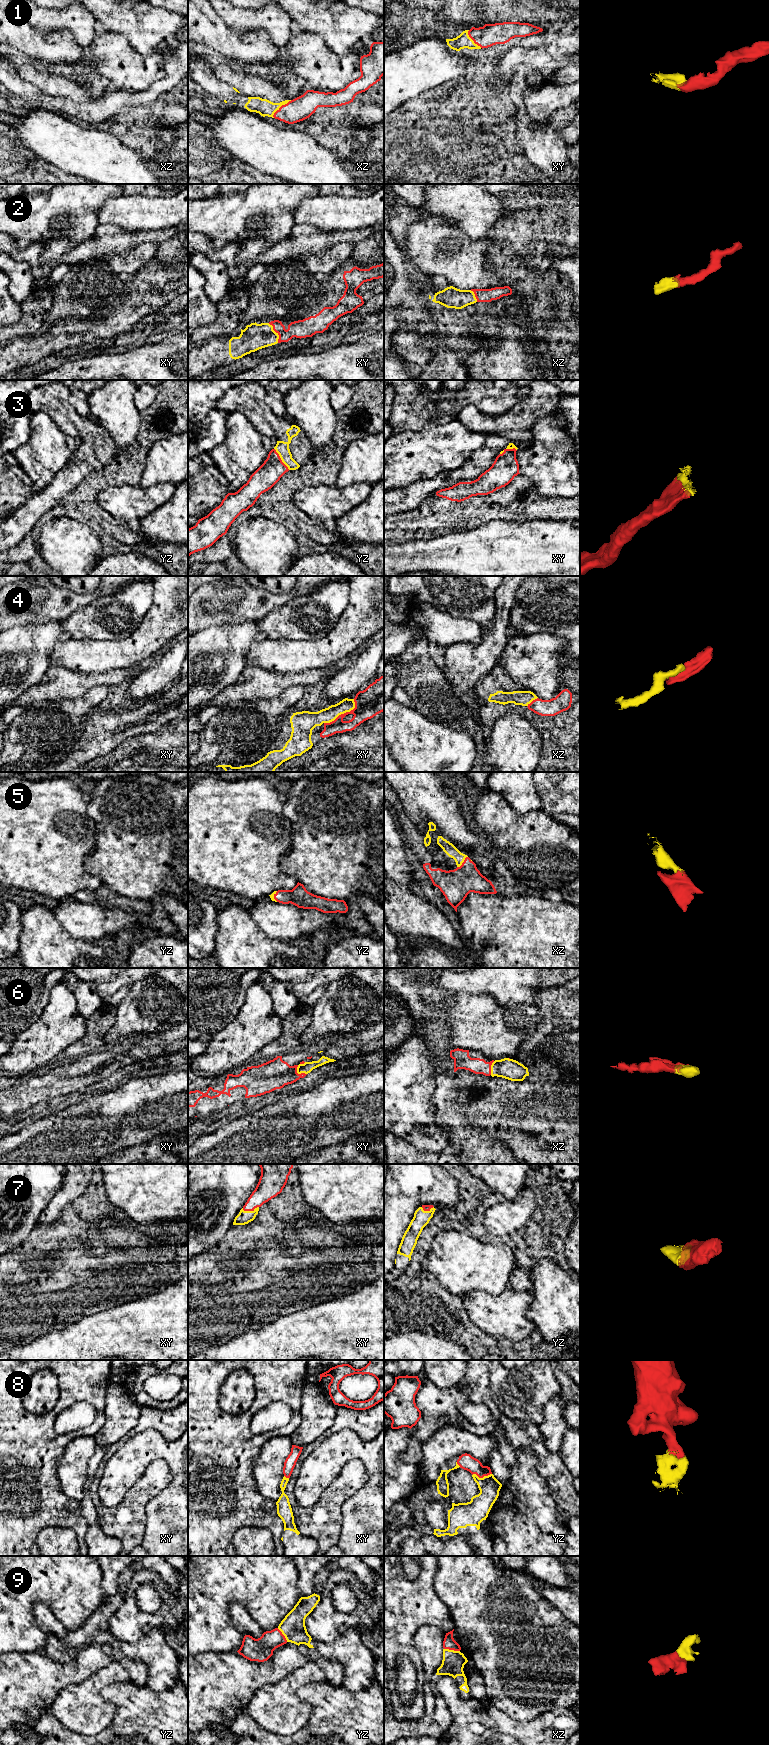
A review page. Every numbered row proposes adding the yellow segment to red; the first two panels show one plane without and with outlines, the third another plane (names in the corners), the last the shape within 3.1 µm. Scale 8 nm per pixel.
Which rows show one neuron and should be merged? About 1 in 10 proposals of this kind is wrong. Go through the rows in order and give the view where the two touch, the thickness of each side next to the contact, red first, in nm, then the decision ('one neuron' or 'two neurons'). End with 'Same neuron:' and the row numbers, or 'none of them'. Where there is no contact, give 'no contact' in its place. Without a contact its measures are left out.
1: contact in xz; calibres 190 and 140 nm; one neuron
2: contact in xy; calibres 150 and 220 nm; one neuron
3: contact in yz; calibres 190 and 110 nm; one neuron
4: contact in xy; calibres 220 and 120 nm; one neuron
5: contact in xz; calibres 240 and 90 nm; one neuron
6: contact in xy; calibres 240 and 90 nm; one neuron
7: contact in xy; calibres 190 and 110 nm; one neuron
8: contact in yz; calibres 120 and 180 nm; one neuron
9: contact in xz; calibres 100 and 180 nm; one neuron
Same neuron: 1, 2, 3, 4, 5, 6, 7, 8, 9

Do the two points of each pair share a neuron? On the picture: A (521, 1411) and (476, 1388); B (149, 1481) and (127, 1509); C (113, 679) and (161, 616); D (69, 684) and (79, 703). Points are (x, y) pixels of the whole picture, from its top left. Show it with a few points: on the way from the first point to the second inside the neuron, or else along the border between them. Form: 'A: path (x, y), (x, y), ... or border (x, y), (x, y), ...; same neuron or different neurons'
A: border (489, 1373), (490, 1395), (502, 1413); different neurons
B: path (146, 1488), (134, 1502); same neuron
C: border (133, 666), (98, 673); different neurons
D: border (97, 685), (78, 697), (64, 698), (58, 701); different neurons

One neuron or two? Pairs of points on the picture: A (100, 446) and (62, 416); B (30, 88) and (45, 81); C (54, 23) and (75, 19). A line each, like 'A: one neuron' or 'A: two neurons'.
A: one neuron
B: two neurons
C: one neuron

